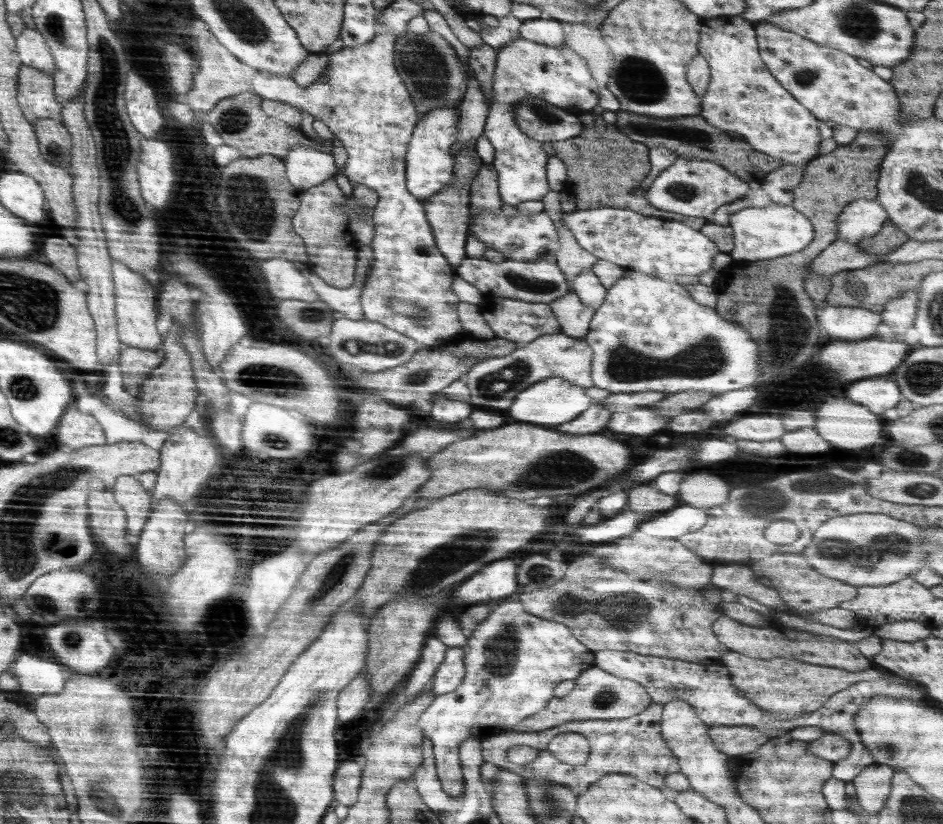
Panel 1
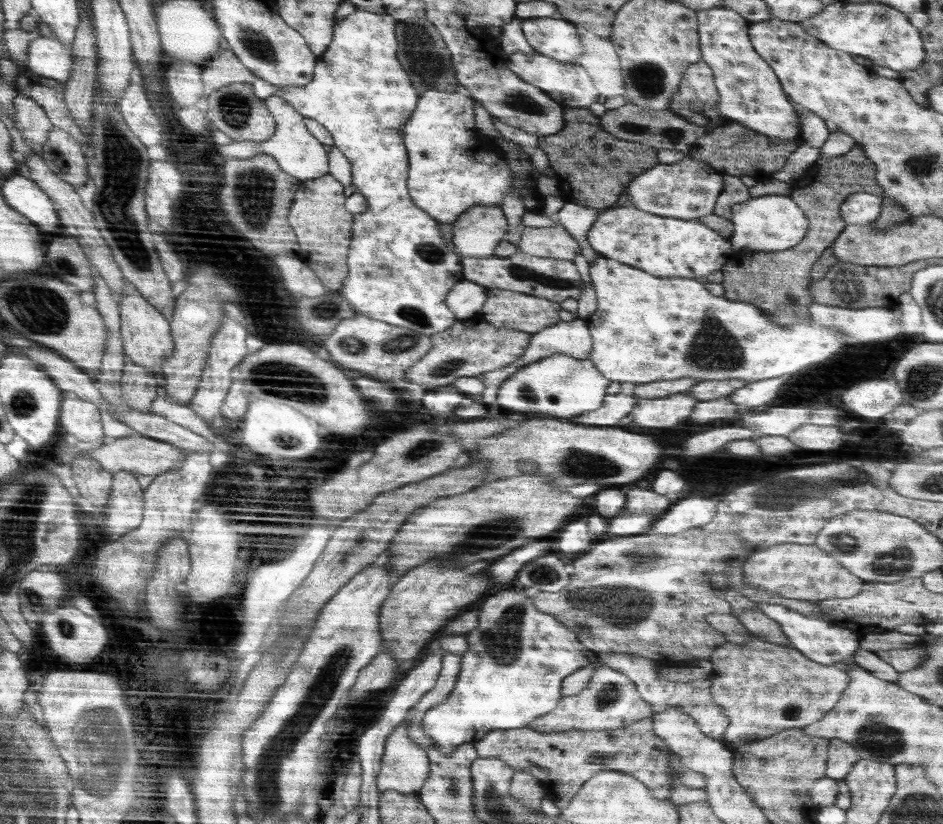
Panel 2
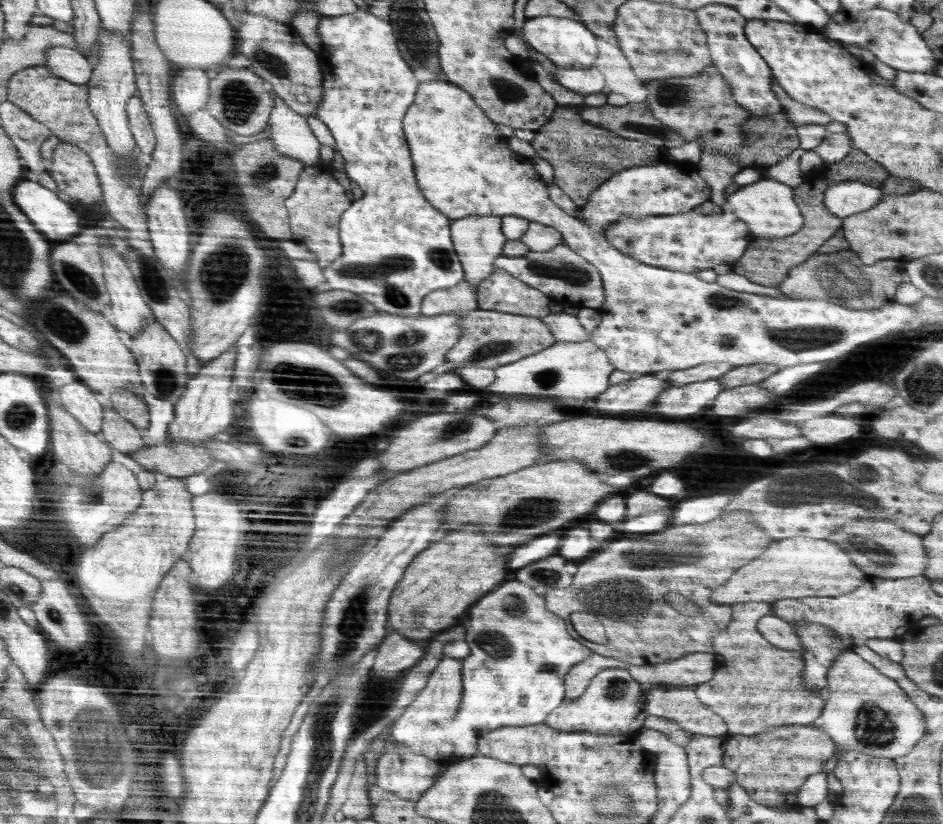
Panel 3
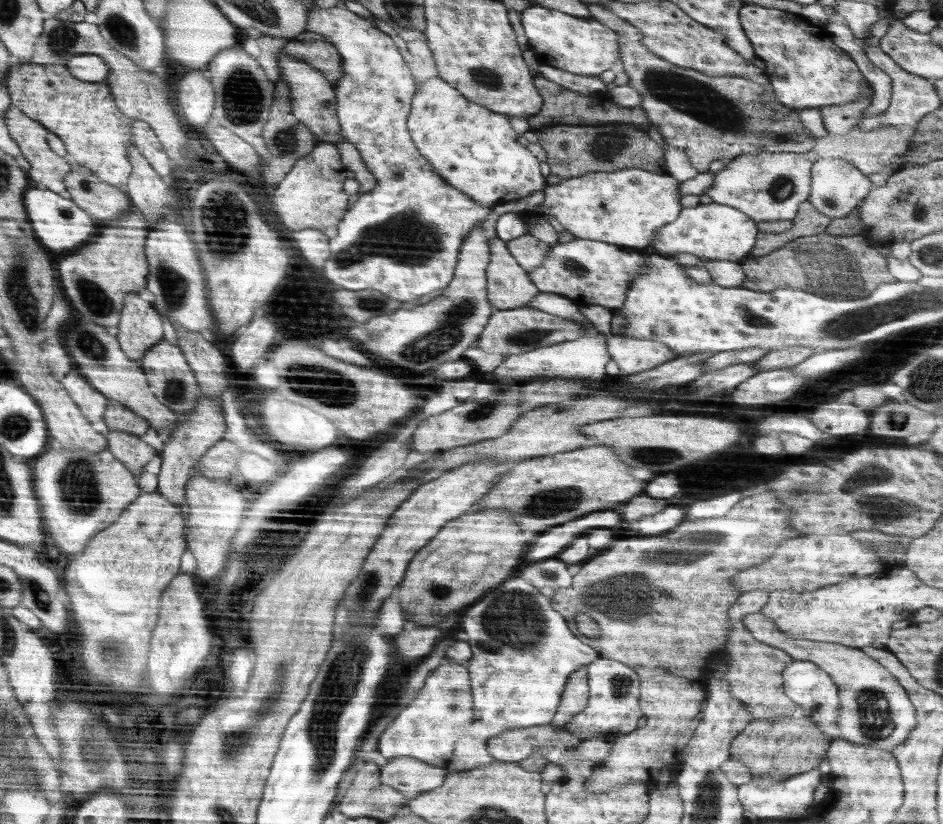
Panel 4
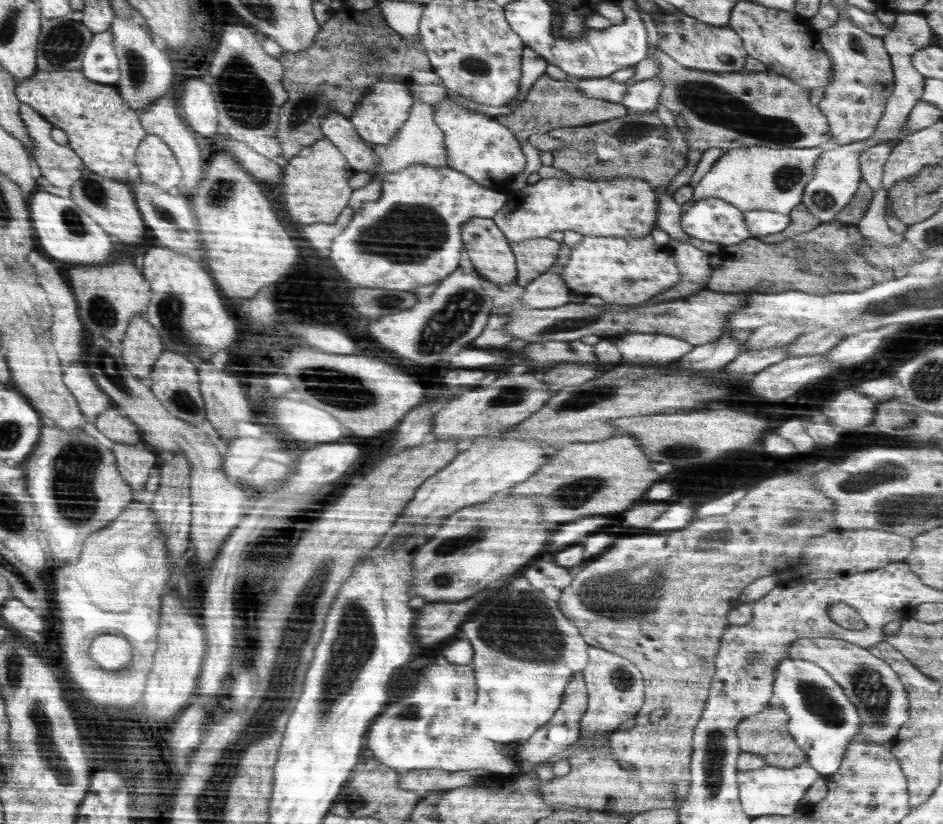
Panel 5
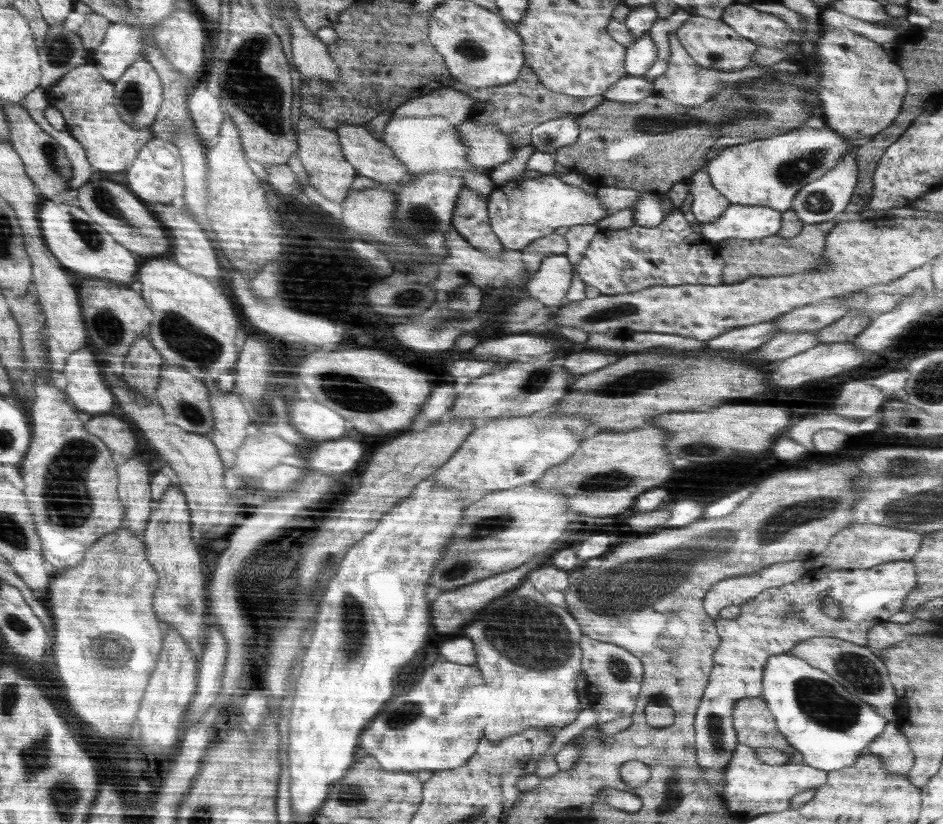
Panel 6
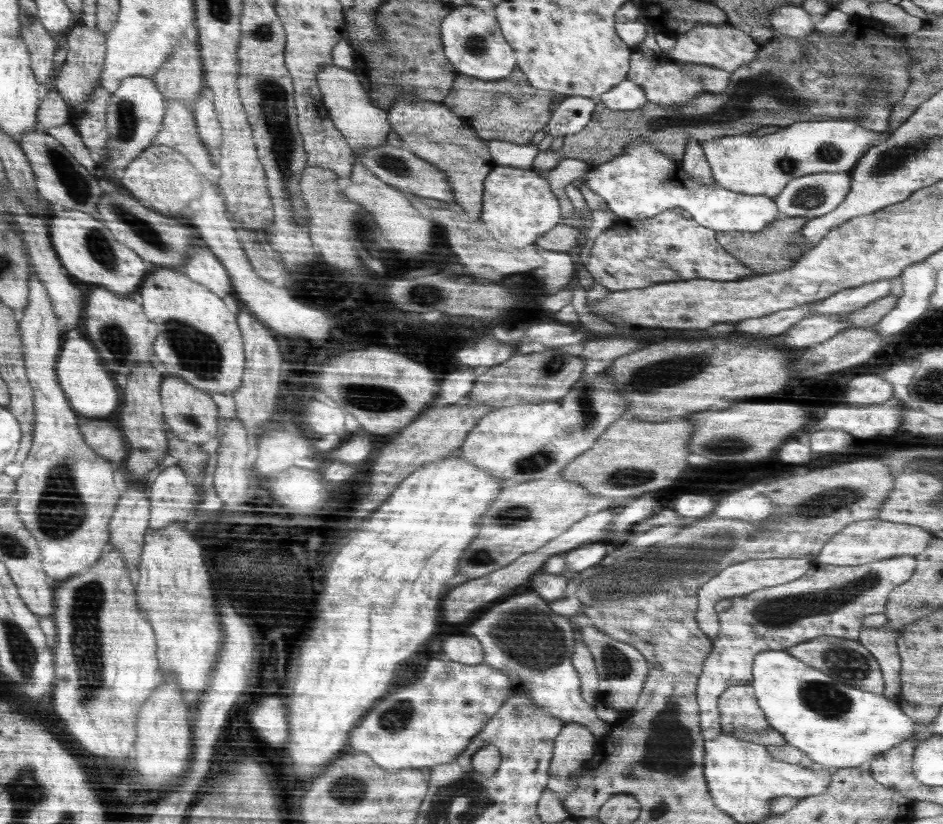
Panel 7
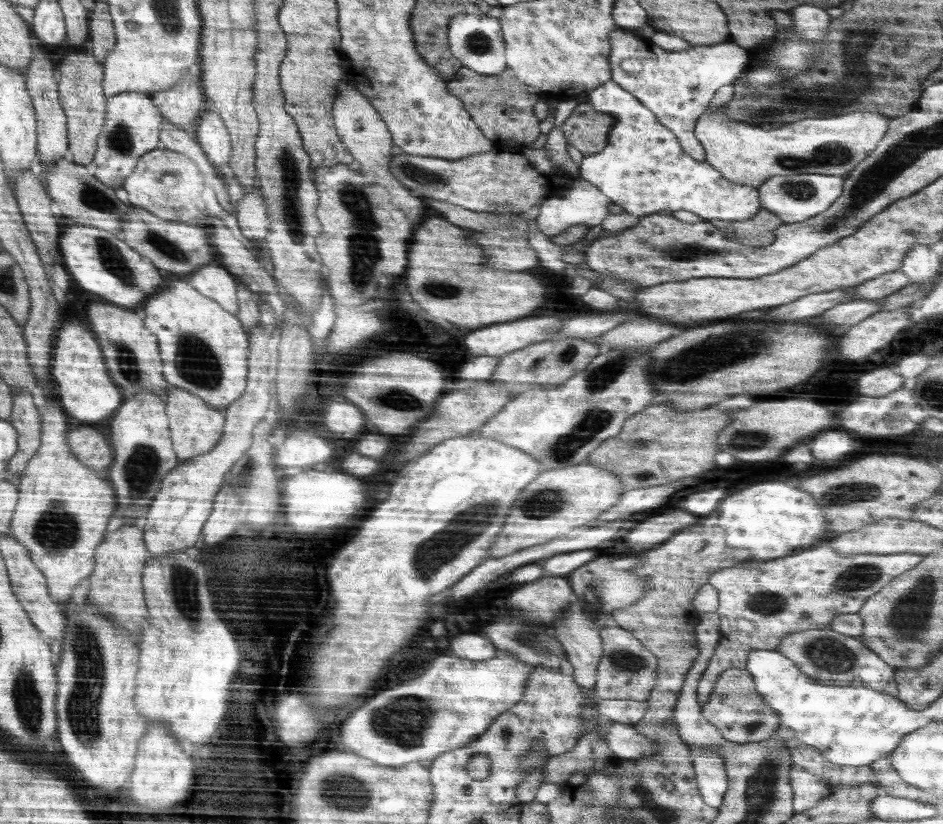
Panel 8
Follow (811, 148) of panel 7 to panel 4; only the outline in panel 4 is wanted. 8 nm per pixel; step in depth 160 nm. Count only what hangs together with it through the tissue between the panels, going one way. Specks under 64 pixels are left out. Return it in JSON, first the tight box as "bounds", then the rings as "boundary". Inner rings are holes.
{"bounds":[705,150,818,223],"boundary":[[[813,150],[799,153],[762,153],[742,155],[724,162],[712,162],[708,172],[715,172],[714,187],[705,192],[716,204],[741,210],[756,223],[792,221],[801,202],[807,200],[811,168],[818,160]]]}

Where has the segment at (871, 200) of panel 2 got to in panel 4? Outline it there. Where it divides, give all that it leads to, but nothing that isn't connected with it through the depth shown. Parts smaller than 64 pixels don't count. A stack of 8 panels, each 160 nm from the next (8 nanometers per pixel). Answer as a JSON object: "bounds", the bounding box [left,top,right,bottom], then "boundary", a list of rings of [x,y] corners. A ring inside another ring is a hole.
{"bounds":[807,158,873,218],"boundary":[[[819,158],[811,168],[811,183],[807,200],[827,218],[845,218],[858,208],[864,197],[873,187],[868,176],[859,171],[852,163],[837,158]]]}

